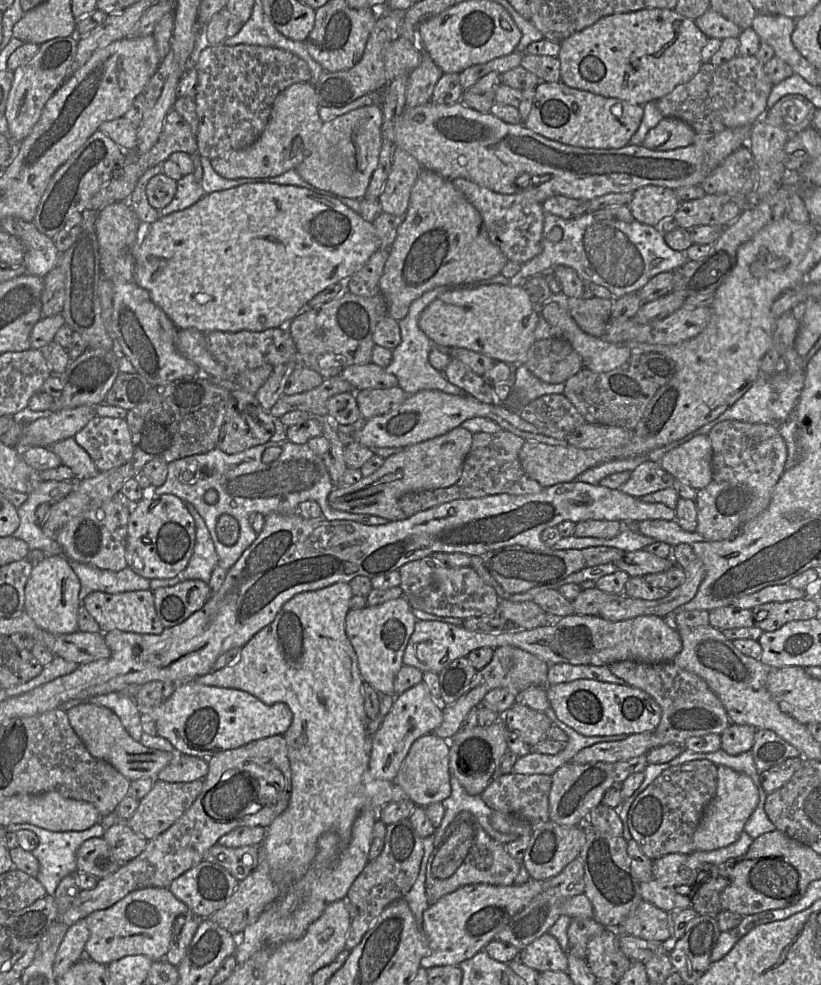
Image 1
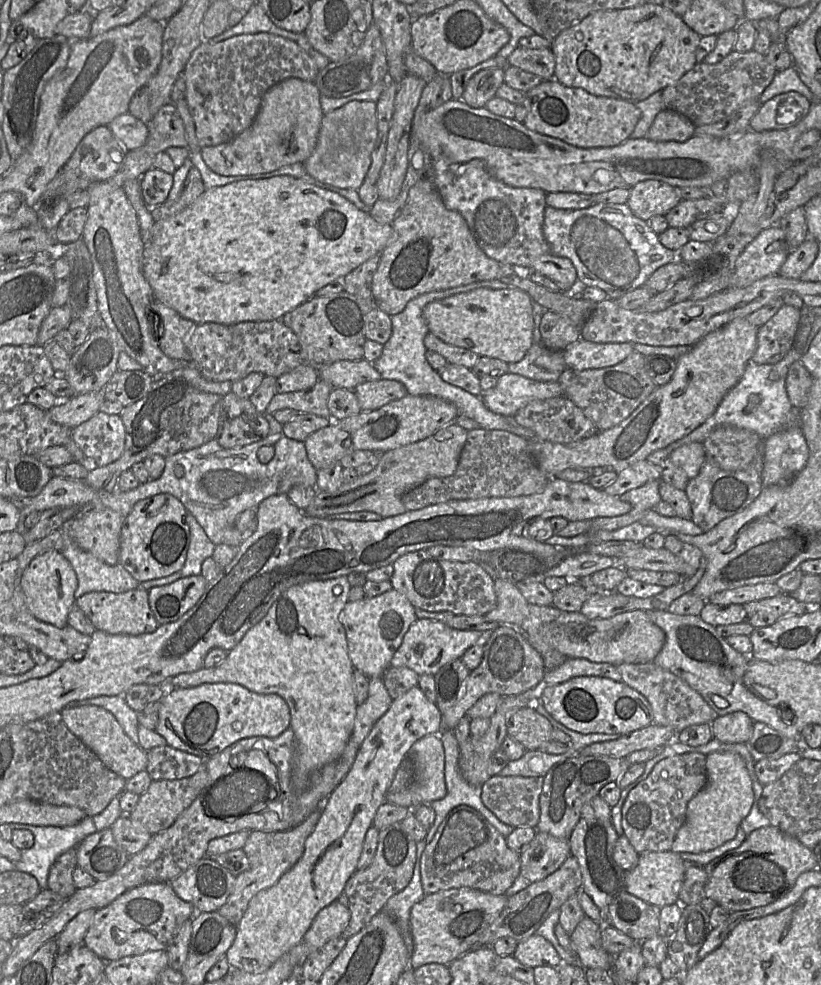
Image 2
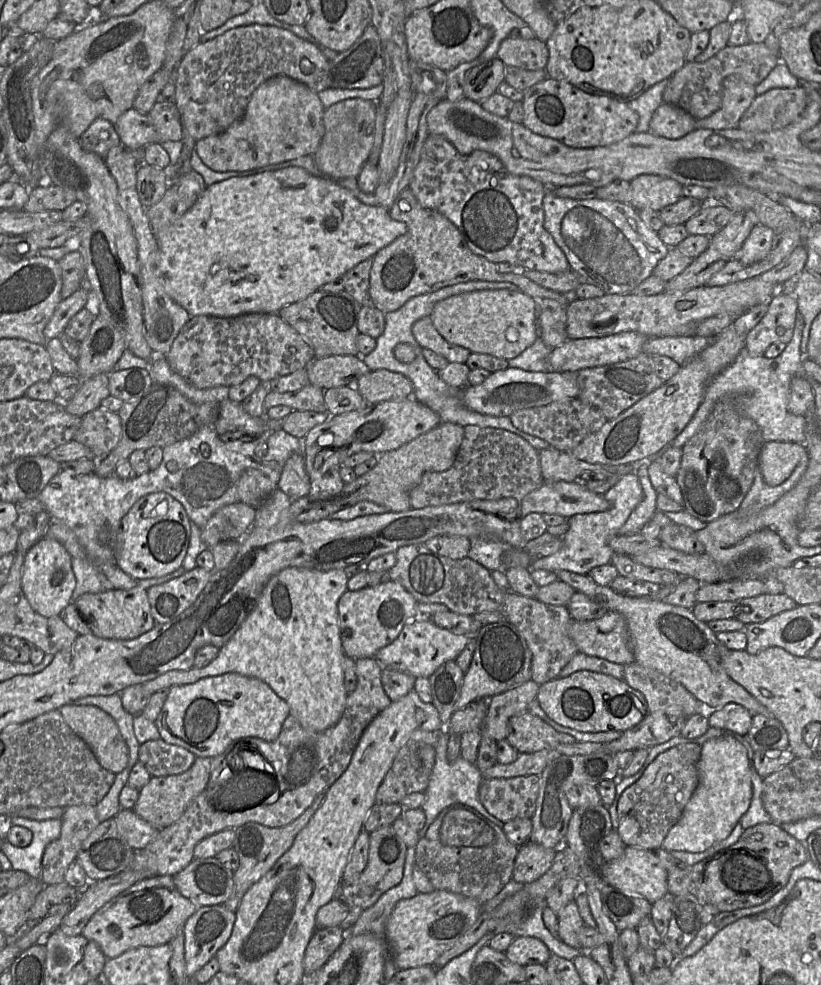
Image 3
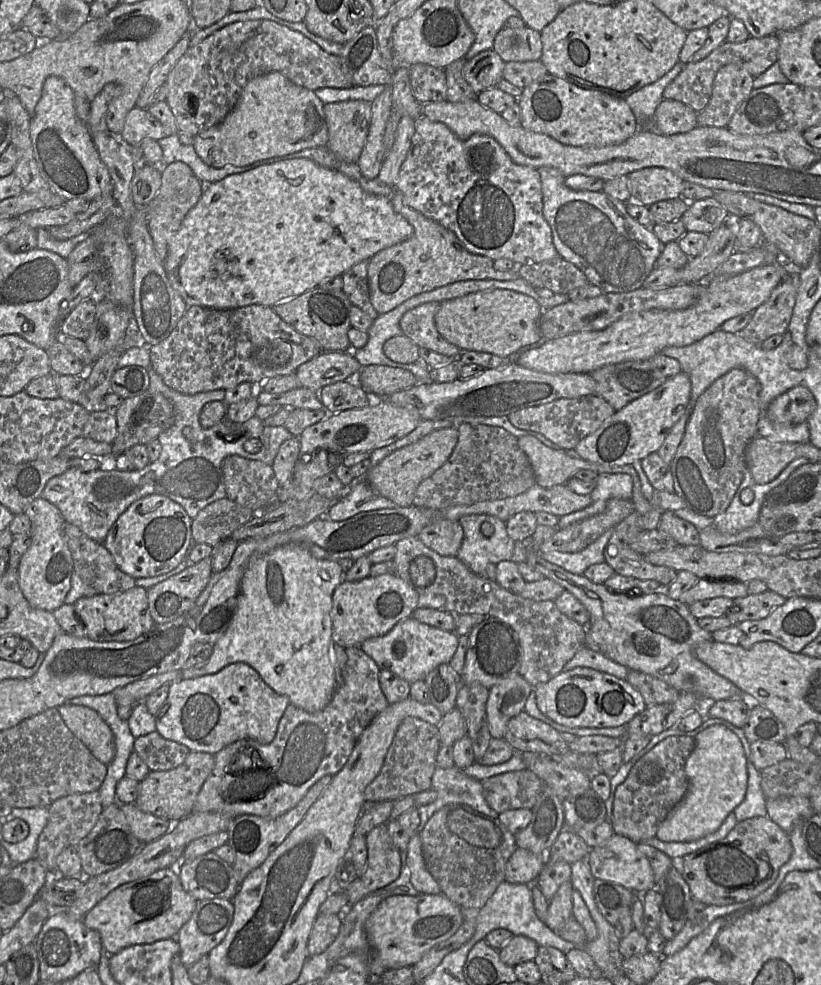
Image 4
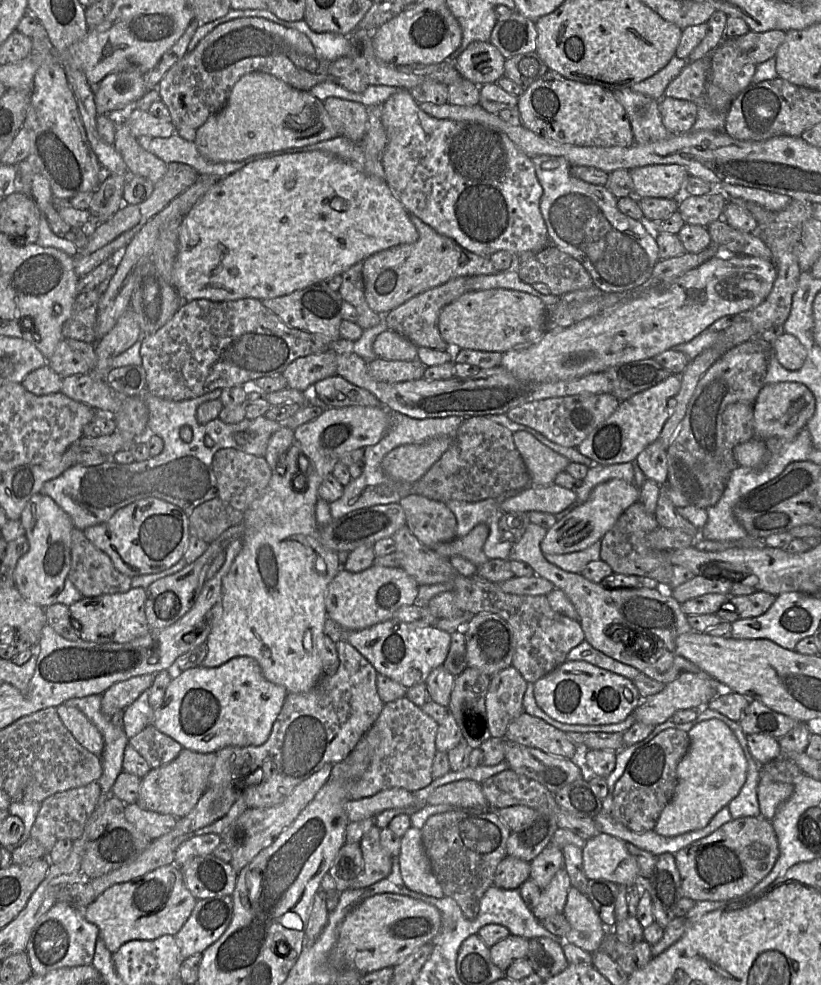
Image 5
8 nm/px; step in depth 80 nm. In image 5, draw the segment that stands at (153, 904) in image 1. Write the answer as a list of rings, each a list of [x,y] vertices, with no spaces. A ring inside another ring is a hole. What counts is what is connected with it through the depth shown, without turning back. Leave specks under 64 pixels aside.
[[[172,864],[159,867],[128,882],[111,886],[83,910],[83,915],[88,922],[99,928],[99,937],[104,941],[106,948],[115,953],[128,941],[154,940],[164,935],[176,936],[188,920],[196,903],[197,899],[184,883],[180,868]]]

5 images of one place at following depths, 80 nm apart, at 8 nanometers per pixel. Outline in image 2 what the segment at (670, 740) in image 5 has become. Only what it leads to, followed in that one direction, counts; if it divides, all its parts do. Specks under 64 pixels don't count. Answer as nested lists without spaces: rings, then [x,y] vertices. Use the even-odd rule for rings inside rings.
[[[699,752],[676,754],[660,760],[651,773],[630,790],[622,806],[624,835],[638,853],[670,851],[686,819],[689,801],[707,783],[706,756]]]

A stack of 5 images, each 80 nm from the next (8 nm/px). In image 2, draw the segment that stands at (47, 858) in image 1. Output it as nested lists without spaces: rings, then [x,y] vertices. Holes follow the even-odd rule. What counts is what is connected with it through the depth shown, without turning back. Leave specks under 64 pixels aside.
[[[87,816],[74,826],[64,827],[9,823],[13,830],[27,829],[34,835],[33,846],[21,850],[21,859],[15,863],[16,870],[31,874],[41,889],[48,889],[49,872],[58,857],[98,831],[92,817]]]

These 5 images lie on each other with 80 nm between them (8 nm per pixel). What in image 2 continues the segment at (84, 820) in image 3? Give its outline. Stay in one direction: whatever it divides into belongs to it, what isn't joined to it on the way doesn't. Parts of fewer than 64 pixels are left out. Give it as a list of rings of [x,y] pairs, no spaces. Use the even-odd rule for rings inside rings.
[[[77,847],[63,853],[52,865],[48,876],[48,888],[64,899],[69,899],[77,890],[73,872],[77,867]]]

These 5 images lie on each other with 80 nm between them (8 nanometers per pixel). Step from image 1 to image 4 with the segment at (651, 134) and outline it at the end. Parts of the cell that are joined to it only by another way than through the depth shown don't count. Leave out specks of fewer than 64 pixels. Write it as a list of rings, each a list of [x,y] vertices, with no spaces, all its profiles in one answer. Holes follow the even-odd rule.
[[[663,99],[656,108],[653,130],[663,135],[686,133],[698,126],[697,116],[686,104]]]

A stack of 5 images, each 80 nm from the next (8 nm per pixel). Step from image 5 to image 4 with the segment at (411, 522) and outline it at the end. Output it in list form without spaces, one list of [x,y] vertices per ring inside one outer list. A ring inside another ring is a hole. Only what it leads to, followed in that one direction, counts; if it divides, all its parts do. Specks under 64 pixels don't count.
[[[435,518],[417,537],[442,556],[457,556],[463,540],[463,528],[458,520]]]

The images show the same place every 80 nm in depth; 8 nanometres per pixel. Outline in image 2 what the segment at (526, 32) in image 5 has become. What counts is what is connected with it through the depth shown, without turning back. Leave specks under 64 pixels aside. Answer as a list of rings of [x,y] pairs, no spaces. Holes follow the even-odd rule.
[[[518,45],[508,56],[507,64],[550,80],[554,78],[556,61],[550,48],[528,49]]]

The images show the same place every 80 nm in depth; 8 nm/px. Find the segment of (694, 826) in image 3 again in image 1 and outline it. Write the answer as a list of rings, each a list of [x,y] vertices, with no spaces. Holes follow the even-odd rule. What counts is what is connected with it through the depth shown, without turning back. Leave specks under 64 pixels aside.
[[[717,766],[717,789],[706,807],[693,835],[695,851],[710,851],[728,846],[738,840],[747,820],[758,803],[758,789],[752,779],[744,773],[726,766]]]

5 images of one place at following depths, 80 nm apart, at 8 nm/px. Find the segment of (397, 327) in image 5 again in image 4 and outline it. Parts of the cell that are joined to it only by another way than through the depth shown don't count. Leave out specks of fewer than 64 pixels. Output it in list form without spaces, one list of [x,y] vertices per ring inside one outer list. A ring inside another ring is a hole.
[[[427,302],[407,311],[400,320],[400,328],[402,334],[419,347],[456,358],[461,354],[461,349],[447,341],[435,325],[435,314],[440,304],[439,302]]]

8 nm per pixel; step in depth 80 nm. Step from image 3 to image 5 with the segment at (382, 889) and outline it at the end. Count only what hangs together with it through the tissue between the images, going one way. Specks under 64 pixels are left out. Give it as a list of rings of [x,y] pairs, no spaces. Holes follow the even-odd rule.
[[[373,826],[360,840],[360,847],[364,860],[361,874],[349,888],[365,888],[384,878],[392,869],[392,856],[380,843],[381,829]]]

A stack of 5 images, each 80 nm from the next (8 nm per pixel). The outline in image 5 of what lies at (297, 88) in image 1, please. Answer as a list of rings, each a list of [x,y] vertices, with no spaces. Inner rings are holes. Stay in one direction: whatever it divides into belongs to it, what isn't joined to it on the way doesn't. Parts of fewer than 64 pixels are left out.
[[[251,72],[234,85],[225,106],[196,130],[195,145],[210,162],[240,162],[253,155],[300,148],[340,135],[324,103],[273,75]]]

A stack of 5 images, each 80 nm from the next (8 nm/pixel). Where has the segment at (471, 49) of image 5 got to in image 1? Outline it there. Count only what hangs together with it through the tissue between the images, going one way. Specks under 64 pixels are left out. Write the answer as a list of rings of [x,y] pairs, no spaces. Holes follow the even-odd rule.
[[[497,72],[486,74],[463,92],[460,101],[479,112],[490,112],[492,105],[495,103],[496,90],[502,83],[500,75]]]

